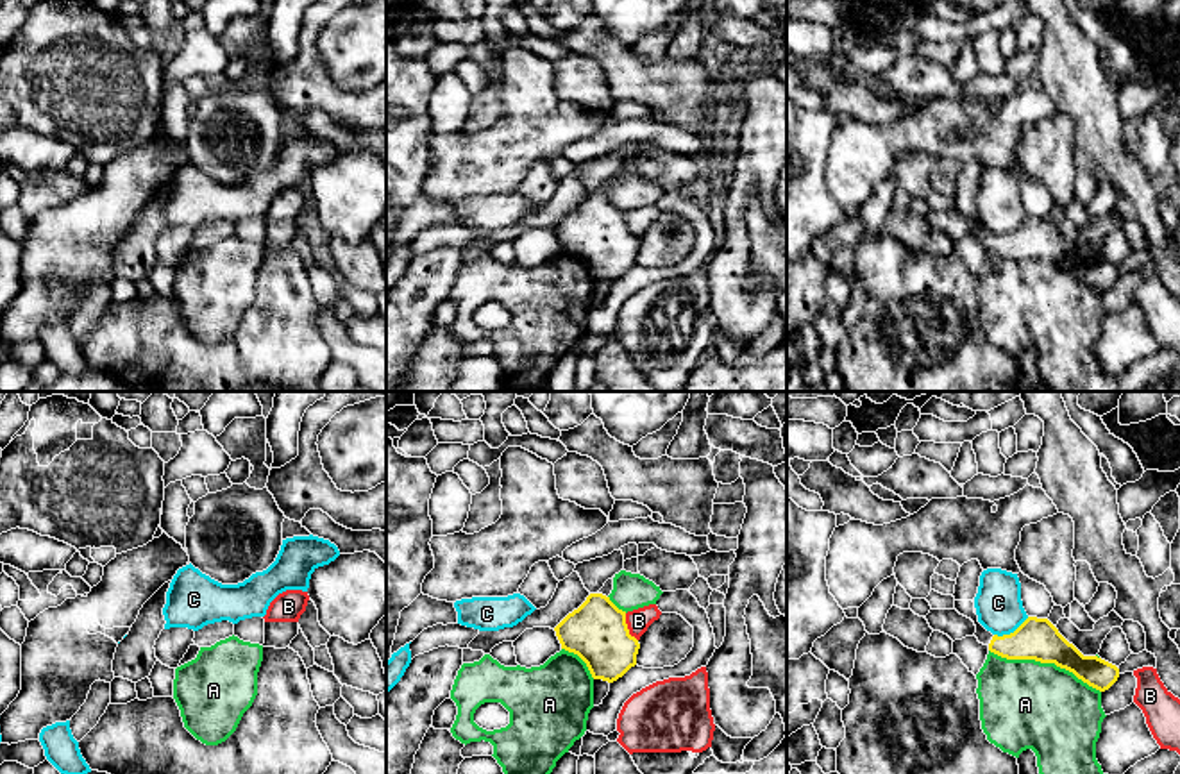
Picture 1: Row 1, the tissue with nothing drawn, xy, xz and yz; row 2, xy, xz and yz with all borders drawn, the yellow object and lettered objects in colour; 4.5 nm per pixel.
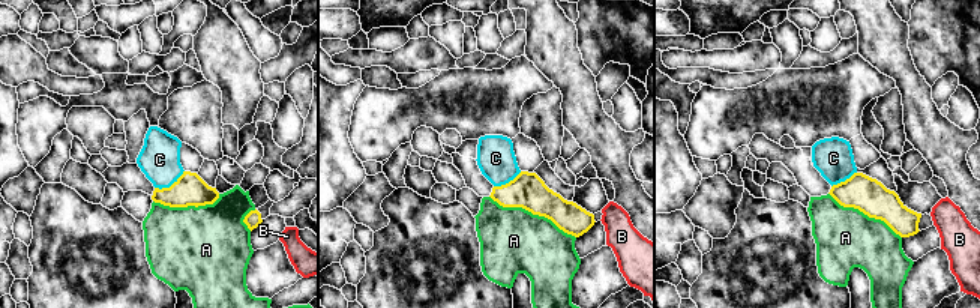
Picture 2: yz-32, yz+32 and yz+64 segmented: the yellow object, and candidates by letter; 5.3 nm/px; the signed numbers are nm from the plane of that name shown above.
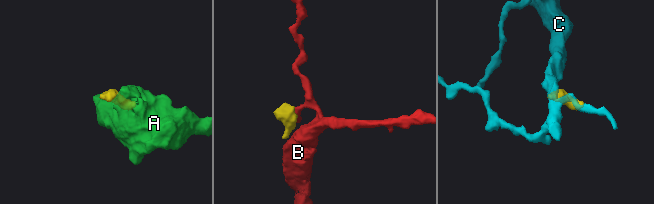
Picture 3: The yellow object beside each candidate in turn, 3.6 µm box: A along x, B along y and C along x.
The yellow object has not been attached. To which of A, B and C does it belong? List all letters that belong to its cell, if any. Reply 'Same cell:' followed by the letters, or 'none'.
Same cell: none

